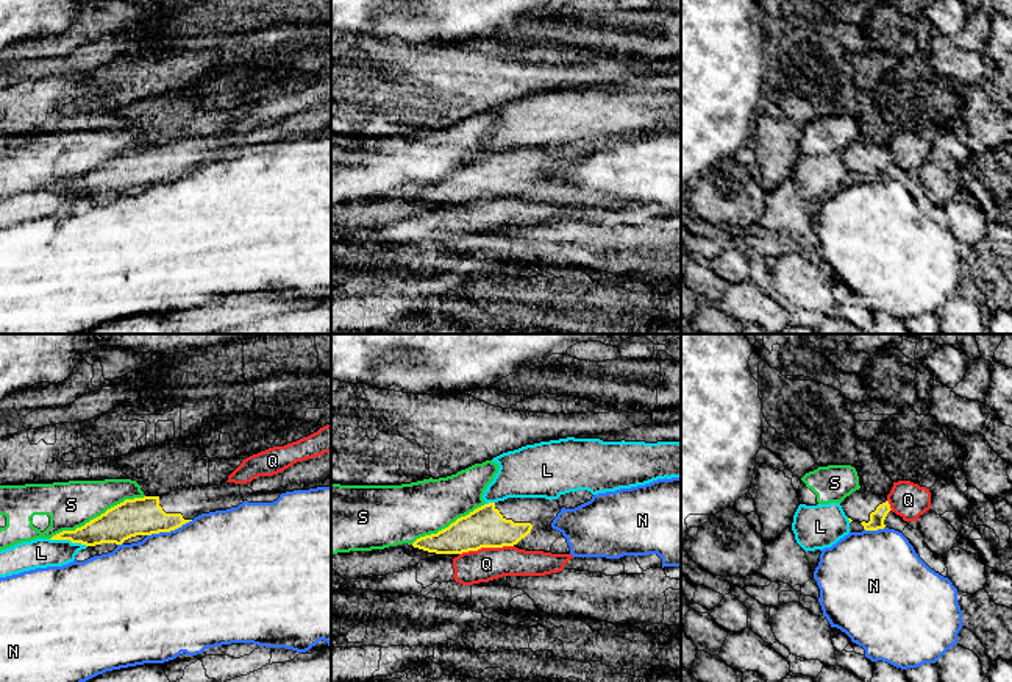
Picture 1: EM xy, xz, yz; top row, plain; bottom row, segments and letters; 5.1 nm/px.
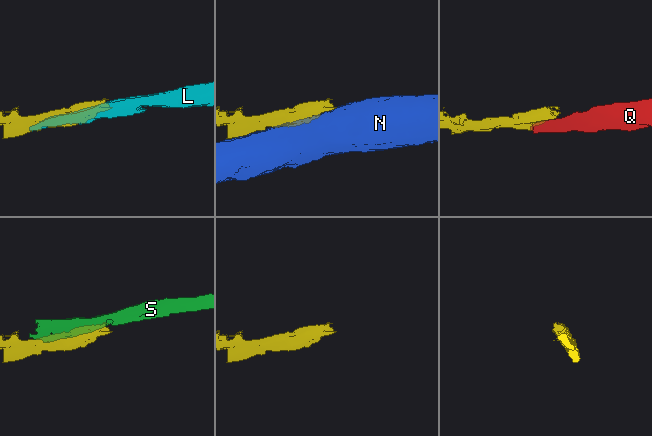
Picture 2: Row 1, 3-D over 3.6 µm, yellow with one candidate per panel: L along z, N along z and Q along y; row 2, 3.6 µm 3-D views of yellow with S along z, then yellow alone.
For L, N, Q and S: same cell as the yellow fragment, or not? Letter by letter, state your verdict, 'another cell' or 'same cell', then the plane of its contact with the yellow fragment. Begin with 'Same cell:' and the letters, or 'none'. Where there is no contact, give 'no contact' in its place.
Same cell: none
L: another cell; meets yellow in xy
N: another cell; meets yellow in xy
Q: another cell; meets yellow in xz
S: another cell; meets yellow in xy

